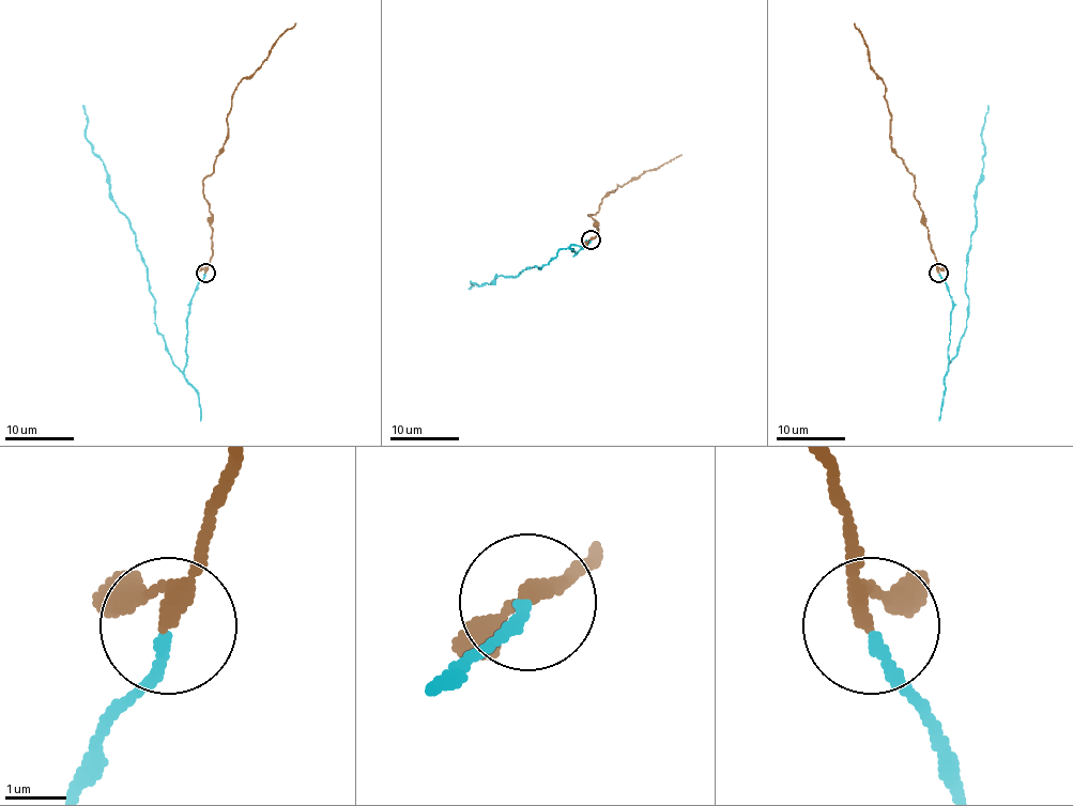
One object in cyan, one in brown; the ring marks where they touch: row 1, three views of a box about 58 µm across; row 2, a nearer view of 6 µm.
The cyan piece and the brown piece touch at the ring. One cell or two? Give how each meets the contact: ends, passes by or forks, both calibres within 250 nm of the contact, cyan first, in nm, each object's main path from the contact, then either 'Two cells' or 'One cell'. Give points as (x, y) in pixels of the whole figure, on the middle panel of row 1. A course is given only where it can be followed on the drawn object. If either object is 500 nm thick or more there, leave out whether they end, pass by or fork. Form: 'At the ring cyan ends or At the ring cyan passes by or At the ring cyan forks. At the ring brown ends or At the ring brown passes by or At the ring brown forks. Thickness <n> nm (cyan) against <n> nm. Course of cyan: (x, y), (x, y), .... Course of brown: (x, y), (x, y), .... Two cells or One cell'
At the ring cyan ends. At the ring brown passes by. Thickness 180 nm (cyan) against 240 nm. Course of cyan: (592, 239), (576, 252), (562, 248), (539, 269), (496, 275), (490, 283), (471, 282), (468, 289). Course of brown: (592, 239), (598, 234), (598, 229), (587, 215), (598, 210), (609, 192), (680, 155). One cell

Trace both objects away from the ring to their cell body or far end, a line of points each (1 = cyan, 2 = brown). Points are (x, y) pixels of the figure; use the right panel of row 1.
1: (938, 273), (952, 300), (947, 370), (966, 331), (966, 265), (989, 104)
2: (938, 273), (928, 228), (915, 197), (915, 182), (892, 148), (885, 83), (870, 64), (868, 46), (854, 24)

